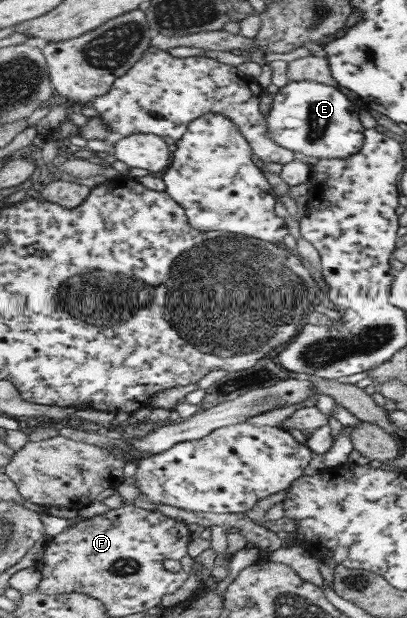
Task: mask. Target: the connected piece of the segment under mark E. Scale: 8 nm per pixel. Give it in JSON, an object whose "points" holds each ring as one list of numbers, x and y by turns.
{"points":[[312,80,289,81,272,96,266,128,275,144,296,152,299,159,347,158,362,147,364,128,357,115,358,109,337,88]]}

